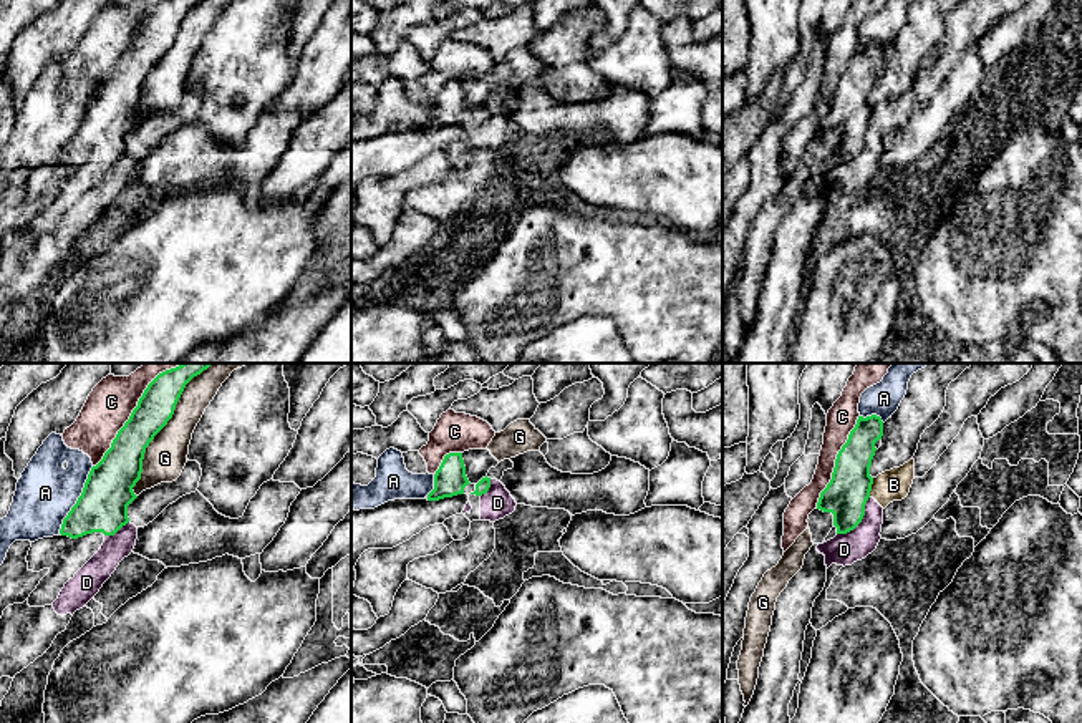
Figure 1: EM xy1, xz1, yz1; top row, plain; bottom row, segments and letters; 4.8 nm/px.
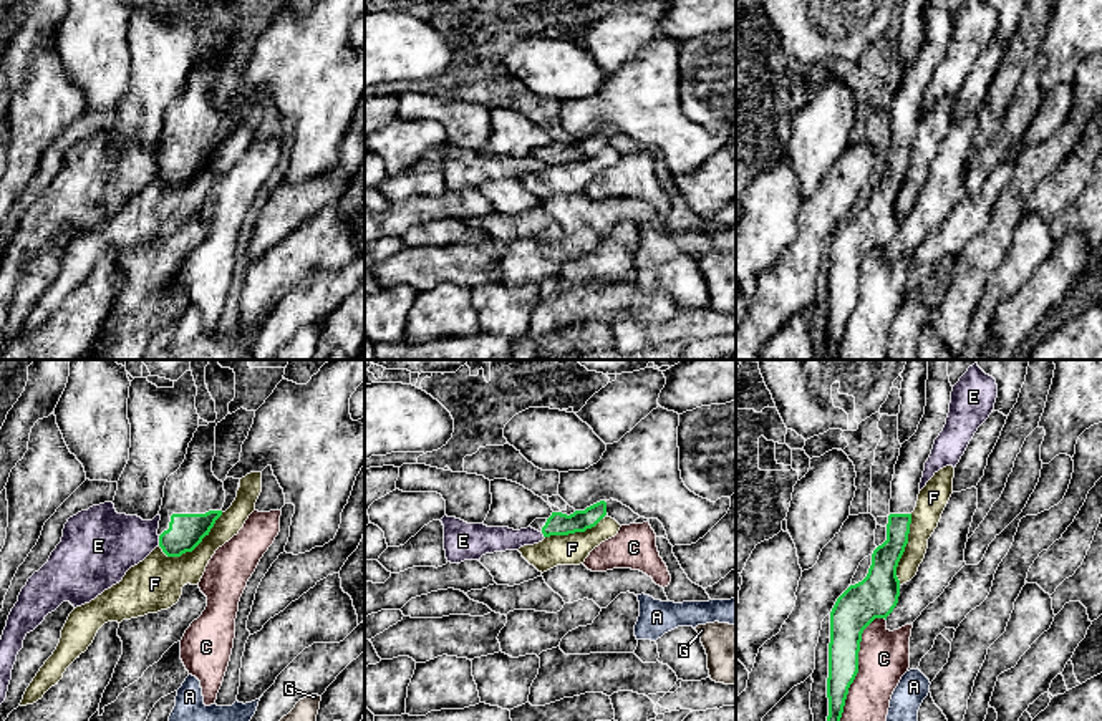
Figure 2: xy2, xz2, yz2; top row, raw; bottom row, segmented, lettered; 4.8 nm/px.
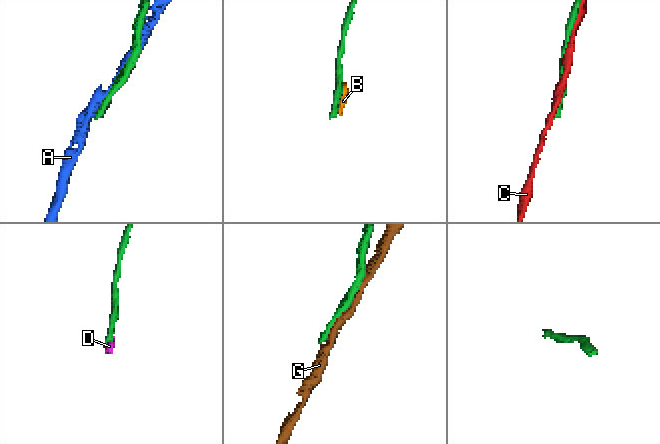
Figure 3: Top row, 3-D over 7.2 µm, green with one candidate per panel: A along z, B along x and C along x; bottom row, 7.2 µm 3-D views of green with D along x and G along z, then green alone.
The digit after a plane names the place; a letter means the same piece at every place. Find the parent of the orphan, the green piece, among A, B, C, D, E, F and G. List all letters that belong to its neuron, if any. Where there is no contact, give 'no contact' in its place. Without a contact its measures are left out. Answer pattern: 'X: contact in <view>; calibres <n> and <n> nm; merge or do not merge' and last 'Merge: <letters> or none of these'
A: contact in xy1; calibres 240 and 280 nm; do not merge
B: contact in yz1; calibres 200 and 150 nm; do not merge
C: contact in yz2; calibres 180 and 240 nm; do not merge
D: contact in yz1; calibres 200 and 160 nm; do not merge
E: contact in xy2; calibres 180 and 320 nm; do not merge
F: contact in xy2; calibres 180 and 260 nm; do not merge
G: contact in xy1; calibres 200 and 200 nm; do not merge
Merge: none of these

